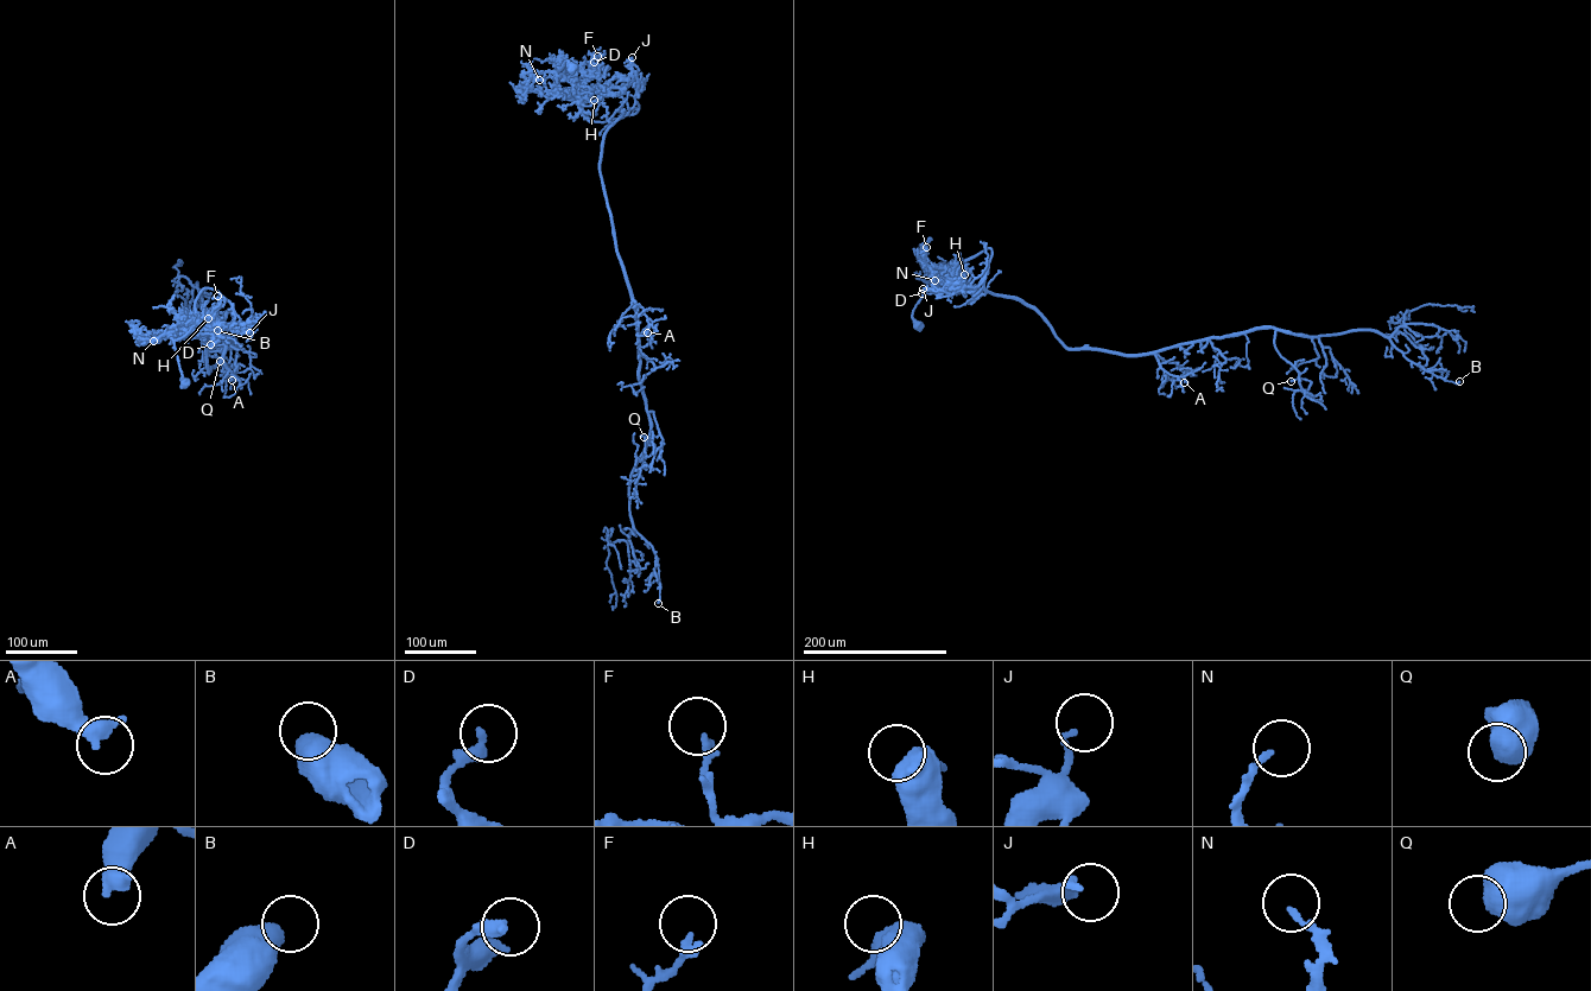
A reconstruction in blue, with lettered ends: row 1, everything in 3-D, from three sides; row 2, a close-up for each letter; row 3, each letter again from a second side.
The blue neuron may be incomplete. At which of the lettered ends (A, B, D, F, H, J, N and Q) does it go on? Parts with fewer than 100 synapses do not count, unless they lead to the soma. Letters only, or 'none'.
none

